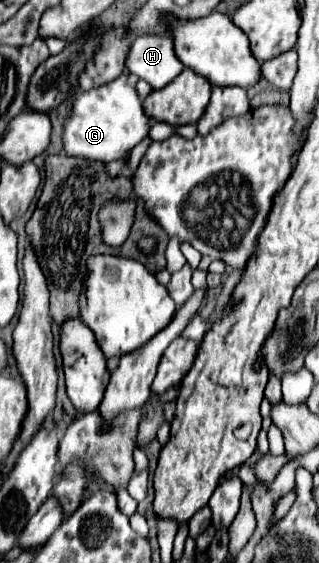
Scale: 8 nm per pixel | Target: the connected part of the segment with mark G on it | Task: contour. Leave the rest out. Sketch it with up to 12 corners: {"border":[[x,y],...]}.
{"border":[[125,72],[77,94],[67,156],[113,162],[151,118]]}

